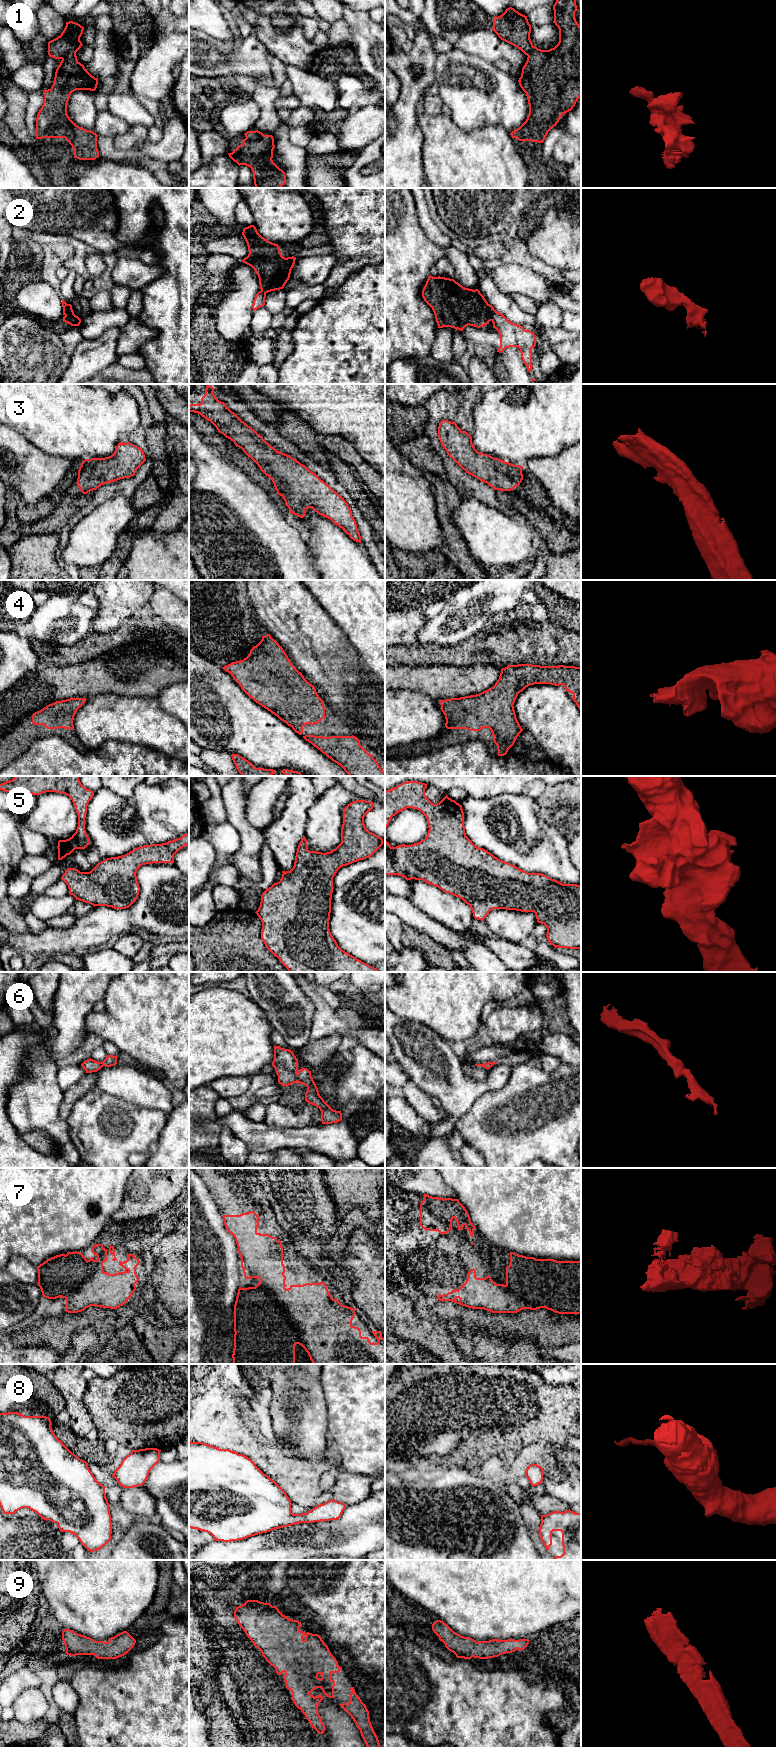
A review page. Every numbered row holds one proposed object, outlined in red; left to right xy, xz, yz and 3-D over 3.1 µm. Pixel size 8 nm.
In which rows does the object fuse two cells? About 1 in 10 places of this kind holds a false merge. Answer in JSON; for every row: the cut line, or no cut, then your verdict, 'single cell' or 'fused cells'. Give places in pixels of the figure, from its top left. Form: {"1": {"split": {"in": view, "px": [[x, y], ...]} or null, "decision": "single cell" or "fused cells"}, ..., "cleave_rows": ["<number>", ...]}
{"1": {"split": null, "decision": "single cell"}, "2": {"split": null, "decision": "single cell"}, "3": {"split": null, "decision": "single cell"}, "4": {"split": null, "decision": "single cell"}, "5": {"split": null, "decision": "single cell"}, "6": {"split": null, "decision": "single cell"}, "7": {"split": null, "decision": "single cell"}, "8": {"split": null, "decision": "single cell"}, "9": {"split": null, "decision": "single cell"}, "cleave_rows": []}

